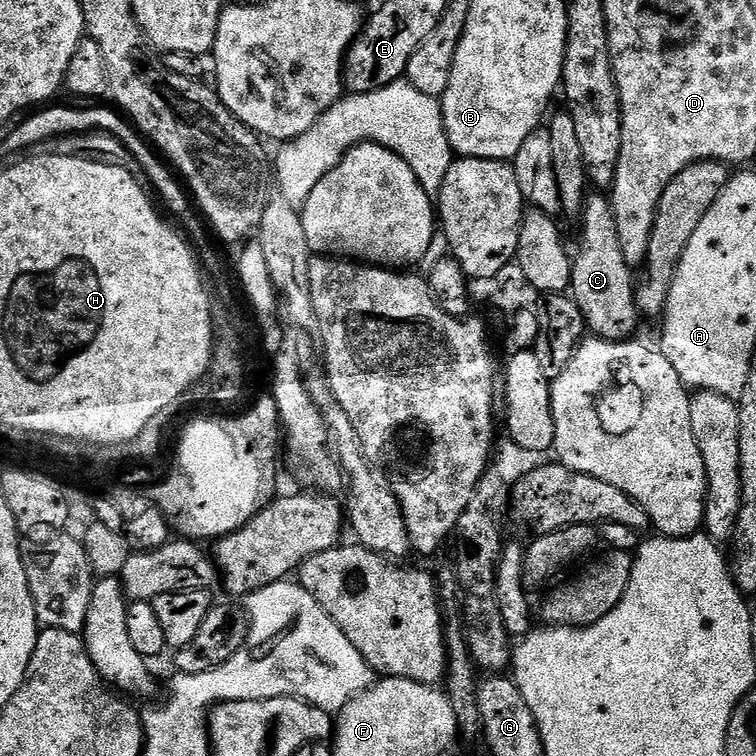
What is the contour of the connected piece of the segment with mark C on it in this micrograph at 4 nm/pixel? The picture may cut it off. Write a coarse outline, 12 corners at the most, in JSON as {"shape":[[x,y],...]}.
{"shape":[[611,199],[584,201],[570,295],[587,331],[636,328],[633,269]]}

